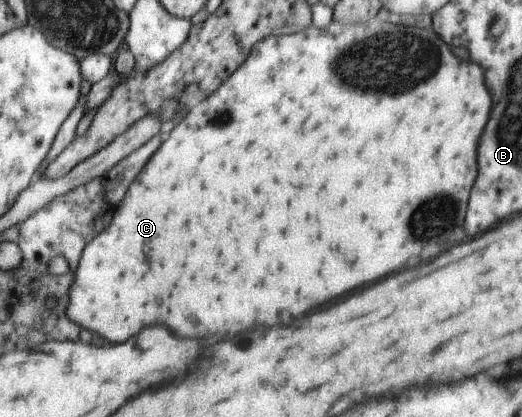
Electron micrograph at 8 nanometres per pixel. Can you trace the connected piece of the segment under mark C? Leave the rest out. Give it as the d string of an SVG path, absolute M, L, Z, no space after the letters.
M379 17L373 18L368 22L346 25L345 30L341 34L331 34L329 30L319 29L316 27L308 27L305 31L300 31L291 35L270 35L269 37L259 40L251 50L249 57L245 63L231 74L223 82L220 88L217 88L211 95L203 96L202 102L197 106L193 106L187 116L174 126L173 130L164 136L161 146L157 152L149 158L149 162L143 166L143 170L137 174L137 178L133 180L133 184L127 189L127 194L123 198L123 202L114 206L113 220L107 225L105 230L102 230L81 253L77 270L75 270L75 278L73 284L69 288L69 302L67 305L67 318L75 324L79 324L80 328L97 332L99 336L103 336L105 340L109 340L111 344L121 344L125 340L129 340L131 336L139 334L145 326L155 326L155 324L163 324L167 326L167 330L171 330L175 336L179 338L207 338L211 336L211 340L215 340L215 336L223 336L223 332L235 332L235 328L255 328L257 326L283 326L283 324L291 324L295 318L331 302L335 296L353 290L353 288L361 288L365 284L373 284L393 272L399 272L407 266L407 262L411 258L419 258L423 252L423 238L445 238L445 252L447 248L451 248L451 236L455 232L455 228L463 226L463 218L465 218L465 208L468 205L473 183L478 175L478 150L477 140L489 120L489 110L491 110L491 98L487 96L487 88L483 84L483 70L477 68L477 64L471 62L463 62L459 58L455 58L451 54L450 46L432 29L407 28L407 26L395 26L389 22L384 22Z

